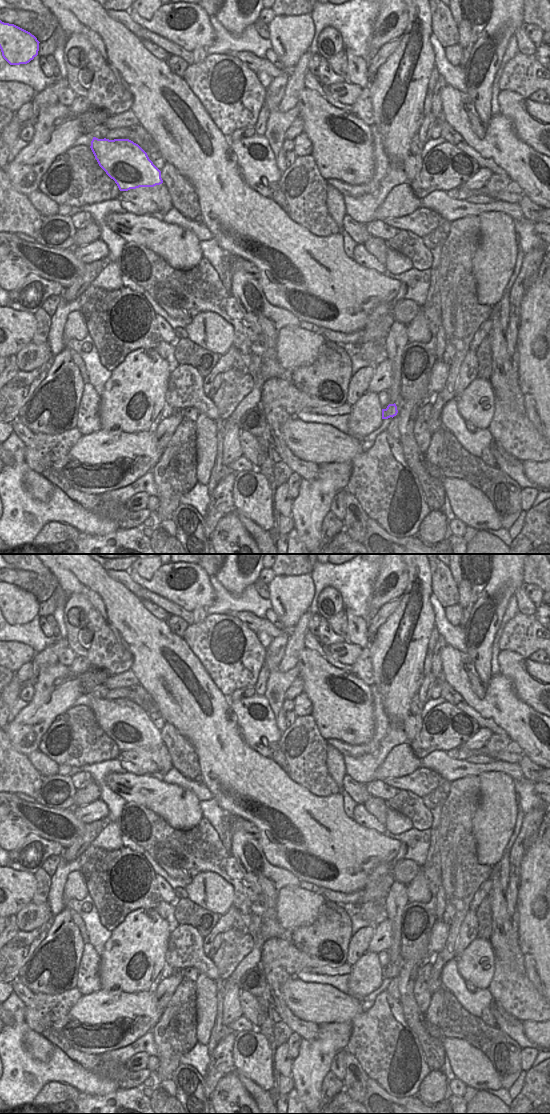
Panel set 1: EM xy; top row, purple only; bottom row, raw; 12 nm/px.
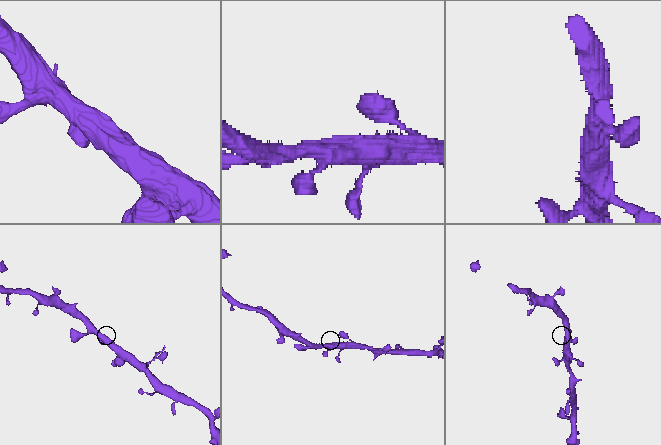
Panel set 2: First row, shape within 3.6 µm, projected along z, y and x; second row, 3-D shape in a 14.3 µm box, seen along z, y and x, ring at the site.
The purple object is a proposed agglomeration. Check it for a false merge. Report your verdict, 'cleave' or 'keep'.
keep

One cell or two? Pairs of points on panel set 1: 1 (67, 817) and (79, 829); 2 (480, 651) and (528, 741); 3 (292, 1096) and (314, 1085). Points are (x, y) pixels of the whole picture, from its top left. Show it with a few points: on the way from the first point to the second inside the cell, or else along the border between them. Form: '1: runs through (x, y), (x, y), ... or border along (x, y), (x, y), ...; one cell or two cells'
1: runs through (70, 820), (76, 826); one cell
2: border along (491, 675), (485, 685); two cells
3: border along (294, 1087), (298, 1097), (304, 1103); two cells

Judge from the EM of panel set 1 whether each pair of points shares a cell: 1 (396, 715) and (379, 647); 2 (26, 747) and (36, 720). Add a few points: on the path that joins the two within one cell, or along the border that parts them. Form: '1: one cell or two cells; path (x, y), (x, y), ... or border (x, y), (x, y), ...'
1: one cell; path (396, 698), (396, 678), (386, 664)
2: one cell; path (26, 740), (26, 730), (29, 727)

